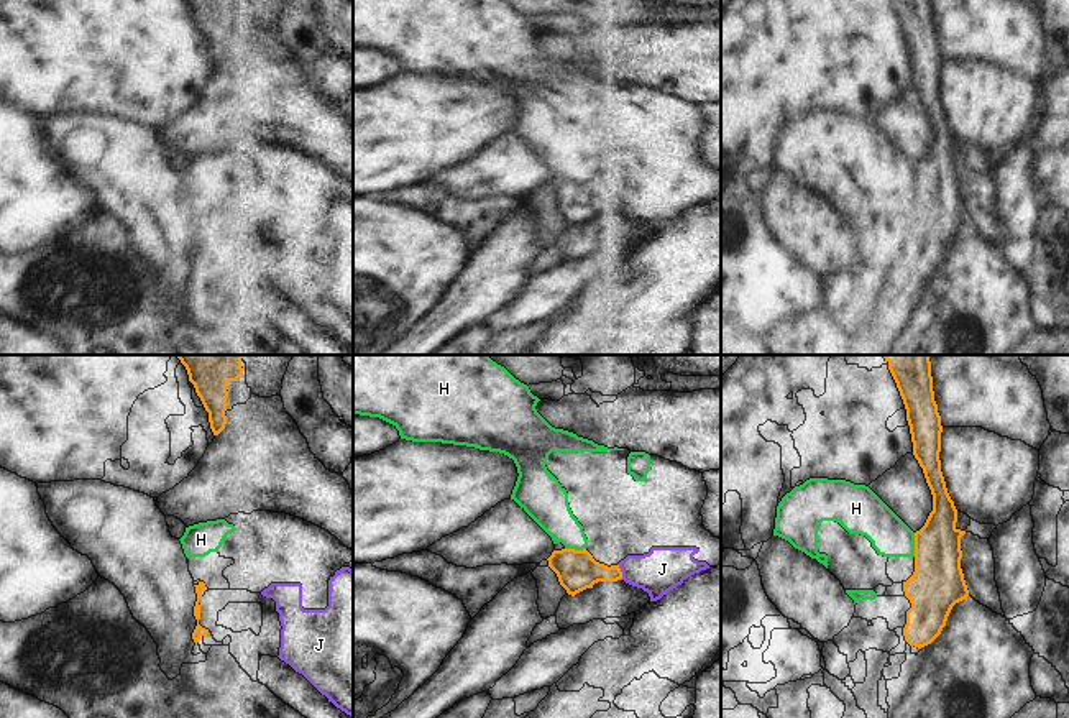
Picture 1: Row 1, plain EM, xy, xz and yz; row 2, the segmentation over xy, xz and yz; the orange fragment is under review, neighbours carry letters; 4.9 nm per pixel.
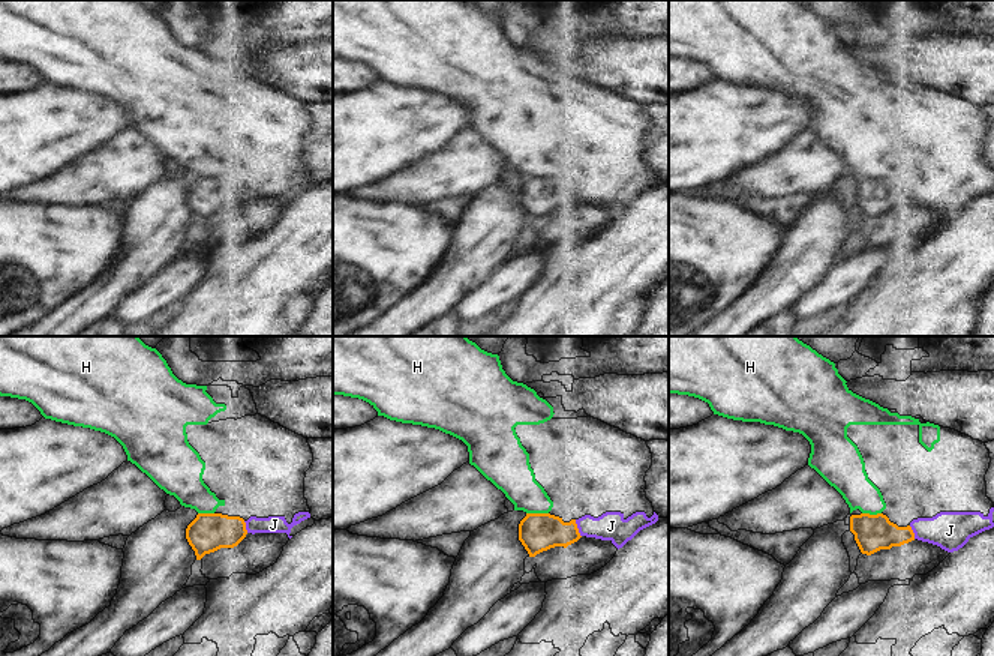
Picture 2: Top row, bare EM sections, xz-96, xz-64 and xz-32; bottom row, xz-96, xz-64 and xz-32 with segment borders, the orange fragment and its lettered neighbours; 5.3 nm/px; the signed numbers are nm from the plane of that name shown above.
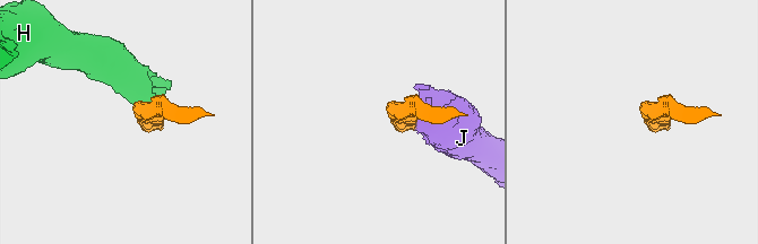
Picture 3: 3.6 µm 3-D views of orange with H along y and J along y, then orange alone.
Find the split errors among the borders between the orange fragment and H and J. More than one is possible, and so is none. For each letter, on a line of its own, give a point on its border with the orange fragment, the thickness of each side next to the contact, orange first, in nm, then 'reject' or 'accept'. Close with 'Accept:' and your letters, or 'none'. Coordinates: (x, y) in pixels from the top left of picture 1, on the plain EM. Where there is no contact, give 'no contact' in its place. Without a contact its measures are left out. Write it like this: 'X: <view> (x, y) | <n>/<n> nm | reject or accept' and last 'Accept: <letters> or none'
H: yz (915, 176) | 260/190 nm | reject
J: xz (621, 204) | 200/220 nm | reject
Accept: none

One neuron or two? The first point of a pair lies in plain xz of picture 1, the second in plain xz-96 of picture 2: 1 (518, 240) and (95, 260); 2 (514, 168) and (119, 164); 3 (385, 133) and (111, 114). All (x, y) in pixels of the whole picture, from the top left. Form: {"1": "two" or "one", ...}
{"1": "two", "2": "one", "3": "one"}

